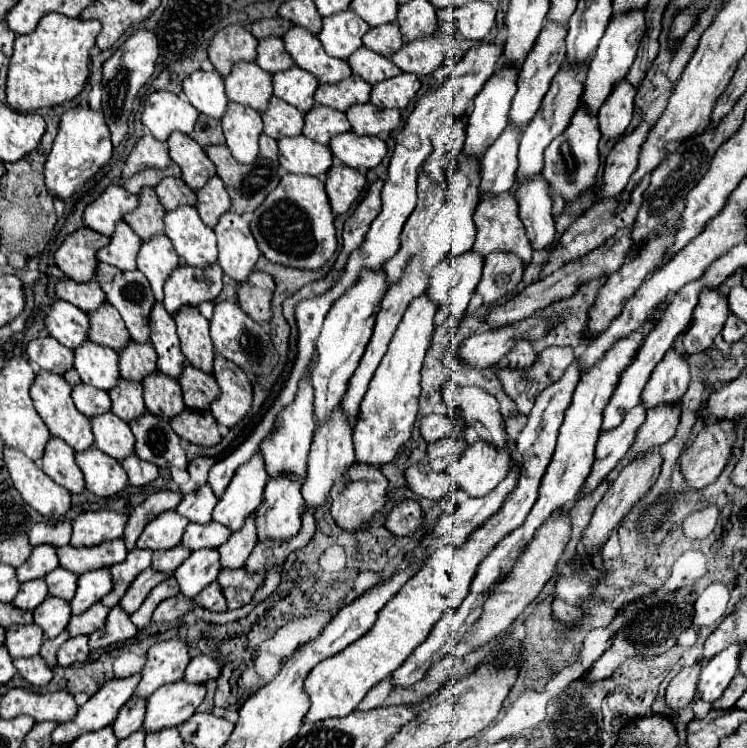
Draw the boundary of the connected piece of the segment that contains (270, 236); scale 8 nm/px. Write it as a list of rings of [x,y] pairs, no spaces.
[[[285,174],[265,202],[253,212],[251,234],[263,256],[275,264],[317,270],[333,258],[337,250],[333,212],[325,184],[309,174]]]

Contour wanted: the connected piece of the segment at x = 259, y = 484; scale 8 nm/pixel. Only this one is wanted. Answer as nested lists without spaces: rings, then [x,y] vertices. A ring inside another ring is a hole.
[[[259,452],[255,458],[239,466],[239,470],[235,470],[235,478],[231,478],[225,494],[215,506],[213,518],[237,532],[245,518],[259,508],[259,502],[263,502],[263,488],[267,480],[269,478],[263,470],[263,456]]]

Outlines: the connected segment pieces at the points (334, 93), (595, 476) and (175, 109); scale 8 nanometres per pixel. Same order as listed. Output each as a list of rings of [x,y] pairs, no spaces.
[[[351,74],[339,84],[321,84],[315,90],[315,102],[345,112],[353,104],[369,102],[369,92],[371,84],[367,84],[357,74]]]
[[[635,406],[627,412],[625,420],[617,428],[601,430],[599,442],[595,444],[595,462],[591,466],[591,478],[587,478],[587,486],[583,486],[583,494],[579,494],[579,498],[593,492],[599,482],[625,458],[627,450],[631,448],[631,442],[635,440],[637,428],[643,424],[643,418],[645,408]]]
[[[157,90],[145,98],[141,122],[157,140],[165,142],[175,130],[191,134],[197,116],[199,112],[189,102],[183,102],[177,94],[169,90]]]

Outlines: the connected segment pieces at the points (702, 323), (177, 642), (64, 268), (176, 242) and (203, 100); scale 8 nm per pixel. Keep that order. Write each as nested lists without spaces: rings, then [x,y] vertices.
[[[703,290],[701,296],[699,296],[699,304],[695,306],[689,330],[683,336],[685,352],[687,354],[701,354],[701,352],[711,350],[713,348],[713,340],[723,330],[723,322],[727,320],[727,316],[729,316],[729,308],[727,308],[725,298],[719,296],[719,290]]]
[[[181,638],[153,644],[147,652],[147,664],[141,672],[141,682],[133,696],[149,698],[159,686],[181,680],[191,660],[187,648],[187,642]]]
[[[79,228],[73,234],[69,234],[57,248],[57,252],[53,254],[55,264],[61,272],[65,272],[67,278],[75,282],[87,282],[95,276],[97,266],[95,254],[107,242],[109,242],[107,236],[91,228]]]
[[[179,206],[175,212],[167,210],[163,224],[165,236],[189,266],[205,268],[217,260],[215,232],[203,224],[193,206]]]
[[[195,70],[183,80],[183,94],[201,112],[211,118],[221,118],[225,114],[229,98],[225,96],[223,78],[219,72]]]

